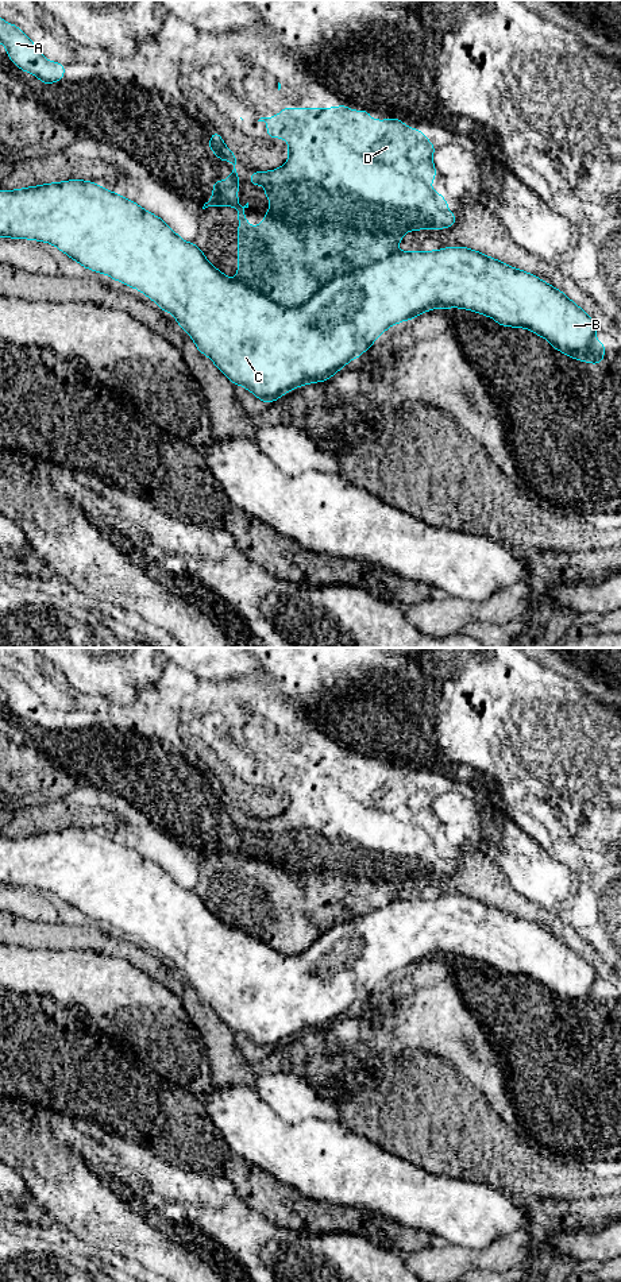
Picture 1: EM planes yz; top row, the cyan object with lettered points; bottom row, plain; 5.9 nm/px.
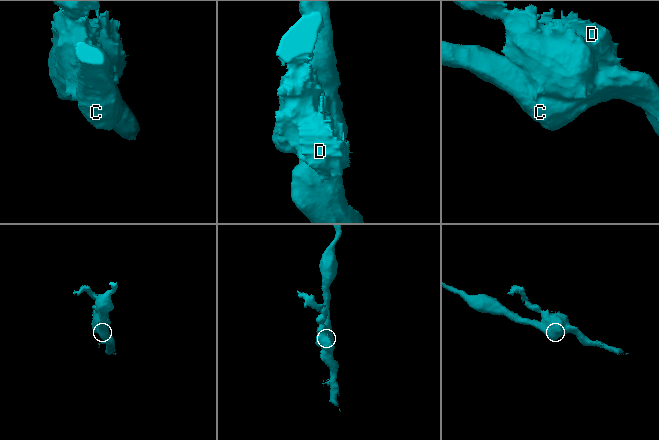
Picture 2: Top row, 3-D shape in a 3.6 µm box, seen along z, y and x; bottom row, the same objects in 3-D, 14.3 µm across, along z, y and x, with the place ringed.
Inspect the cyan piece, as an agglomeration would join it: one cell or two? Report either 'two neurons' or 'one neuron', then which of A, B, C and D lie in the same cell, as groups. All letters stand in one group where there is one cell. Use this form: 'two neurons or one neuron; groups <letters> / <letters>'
two neurons; groups A D / B C

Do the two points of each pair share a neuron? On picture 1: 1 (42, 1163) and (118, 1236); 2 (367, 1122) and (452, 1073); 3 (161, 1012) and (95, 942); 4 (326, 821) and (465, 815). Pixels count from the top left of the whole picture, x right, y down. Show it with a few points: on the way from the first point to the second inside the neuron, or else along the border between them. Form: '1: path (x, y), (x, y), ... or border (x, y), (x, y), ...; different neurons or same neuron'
1: path (61, 1182), (99, 1217); same neuron
2: path (389, 1122), (405, 1120), (431, 1095); same neuron
3: border (74, 949), (96, 953), (110, 952); different neurons
4: border (434, 813), (436, 818); different neurons

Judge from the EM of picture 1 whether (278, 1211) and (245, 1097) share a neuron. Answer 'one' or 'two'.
two

